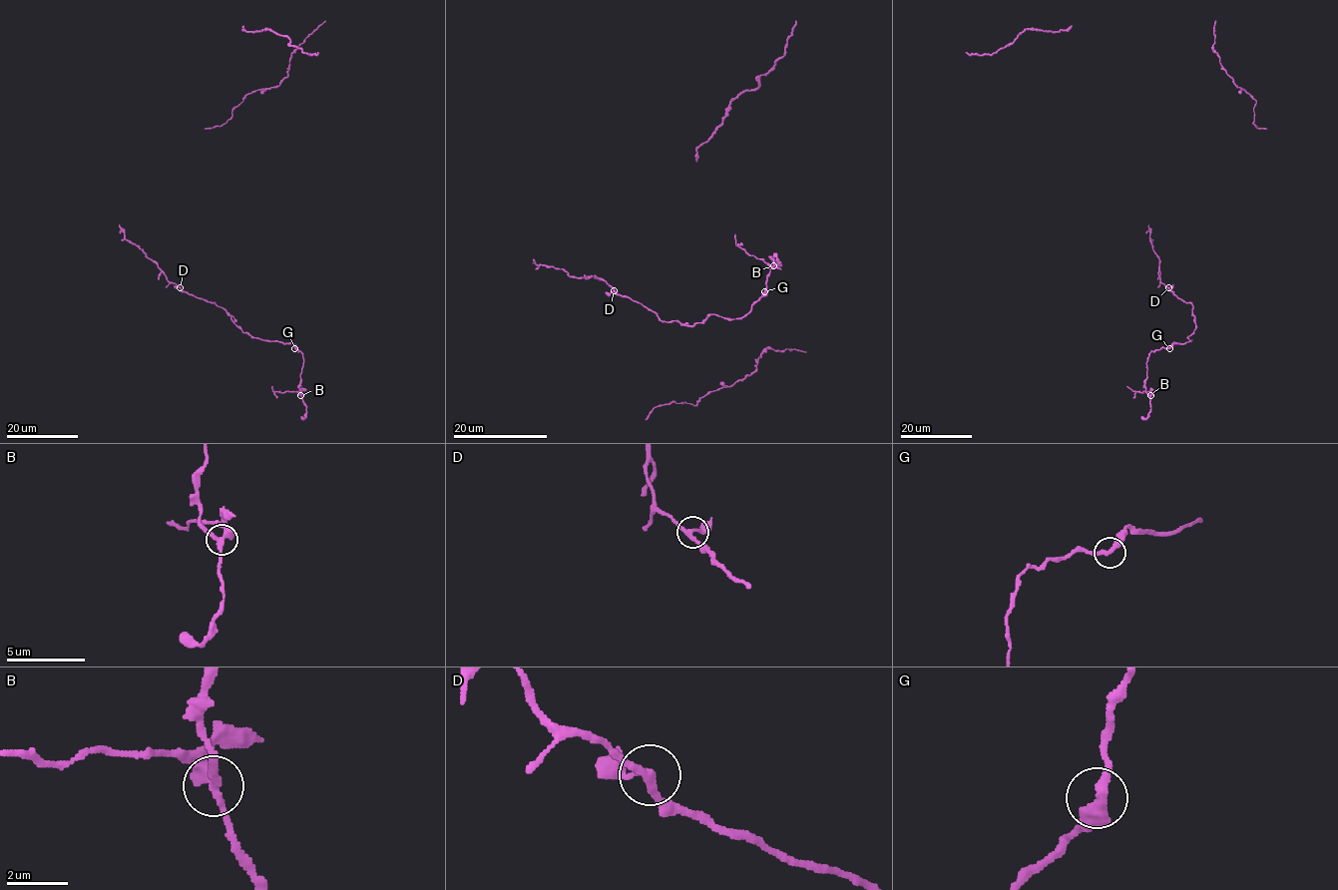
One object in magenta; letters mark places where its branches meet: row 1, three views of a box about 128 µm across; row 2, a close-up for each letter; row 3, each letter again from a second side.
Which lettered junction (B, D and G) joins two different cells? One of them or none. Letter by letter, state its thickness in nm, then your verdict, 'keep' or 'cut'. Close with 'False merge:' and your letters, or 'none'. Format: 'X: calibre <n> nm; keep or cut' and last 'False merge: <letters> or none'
B: calibre 320 nm; cut
D: calibre 240 nm; keep
G: calibre 320 nm; keep
False merge: B

